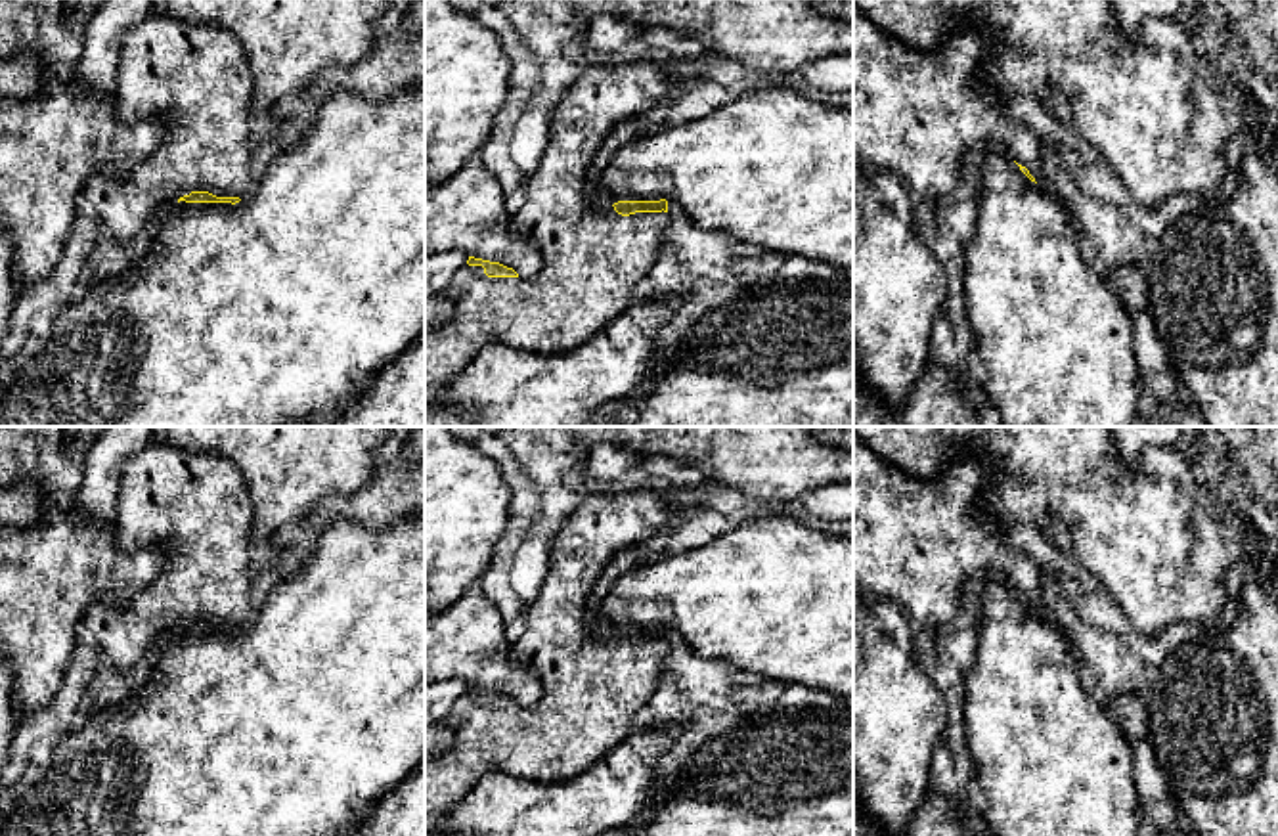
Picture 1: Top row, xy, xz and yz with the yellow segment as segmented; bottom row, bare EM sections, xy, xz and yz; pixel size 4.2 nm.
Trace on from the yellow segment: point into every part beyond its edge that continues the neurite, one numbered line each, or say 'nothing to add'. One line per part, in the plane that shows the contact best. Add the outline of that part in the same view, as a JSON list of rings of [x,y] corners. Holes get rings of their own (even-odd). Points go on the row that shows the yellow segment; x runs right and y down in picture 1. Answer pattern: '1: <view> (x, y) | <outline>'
1: xy (196, 77) | [[[151,13],[124,38],[113,96],[121,122],[165,119],[170,126],[166,142],[128,174],[98,174],[84,187],[96,216],[111,230],[115,241],[130,243],[161,205],[191,191],[243,199],[253,180],[253,80],[243,46],[233,33],[218,25]]]

